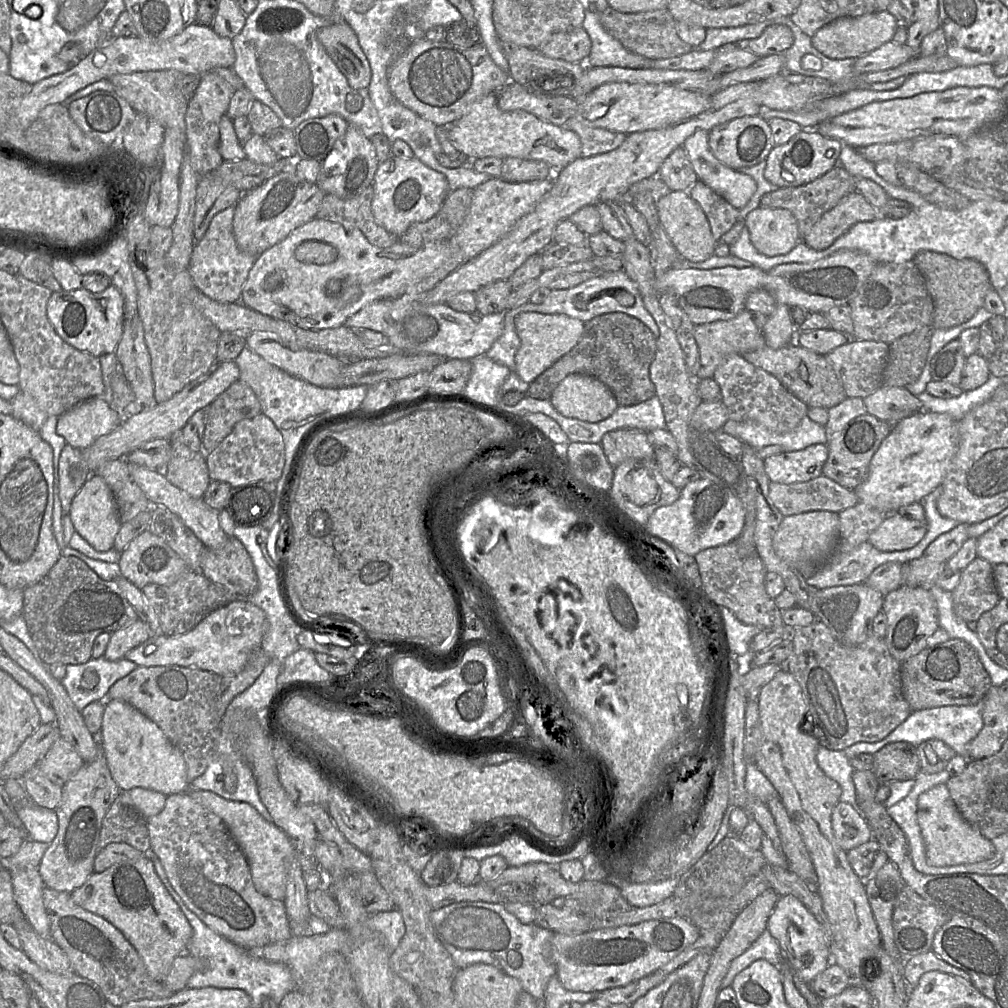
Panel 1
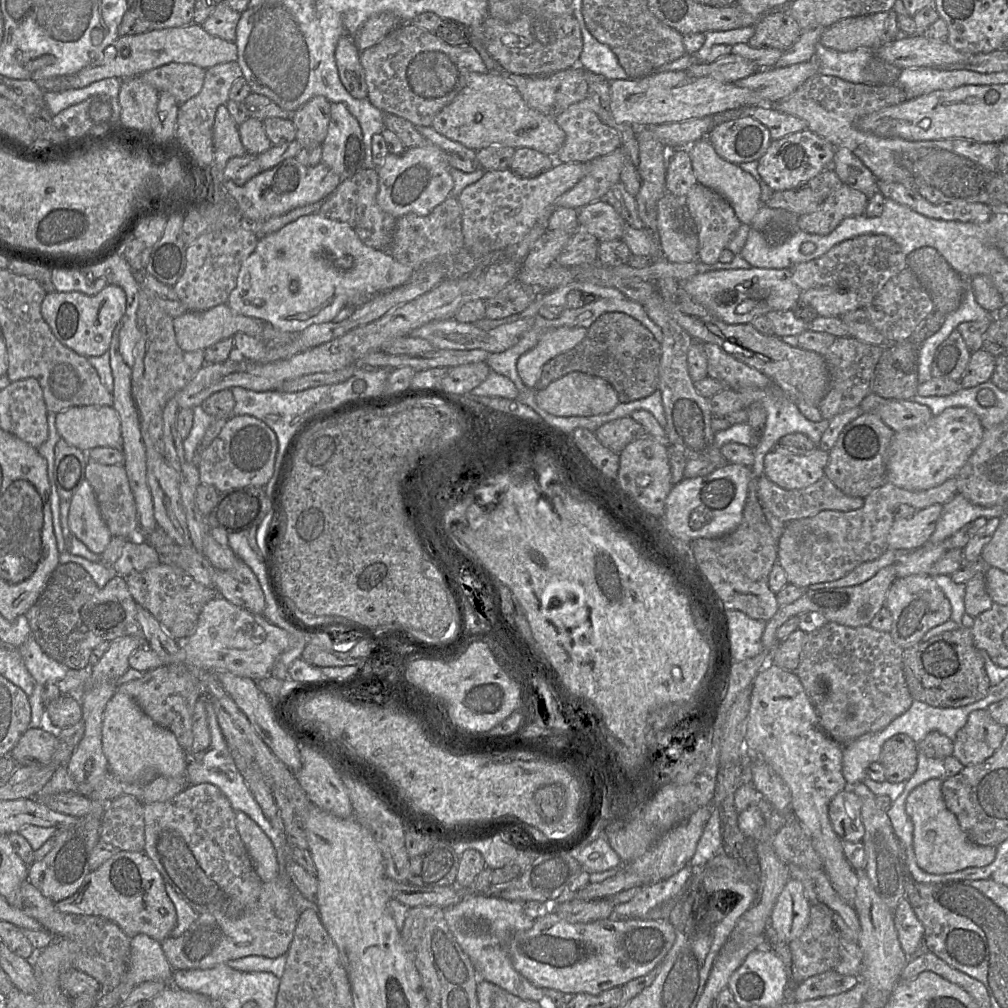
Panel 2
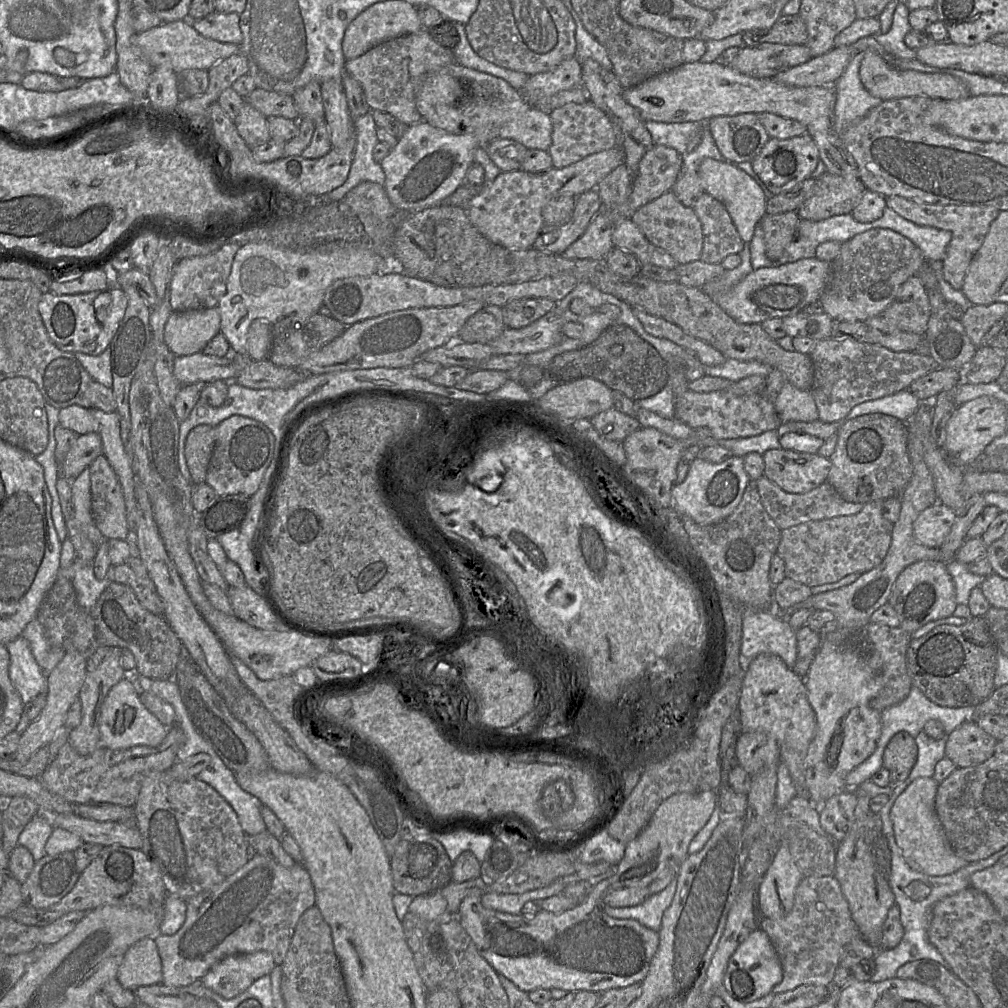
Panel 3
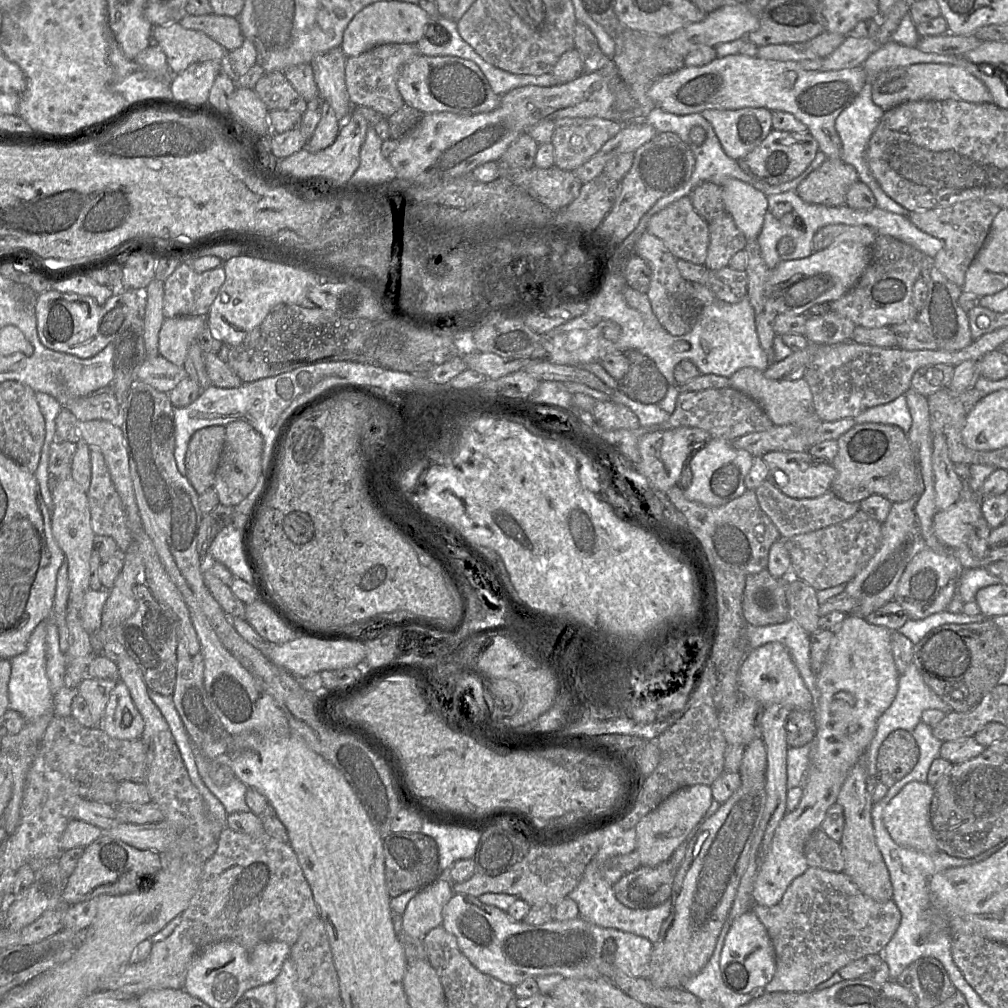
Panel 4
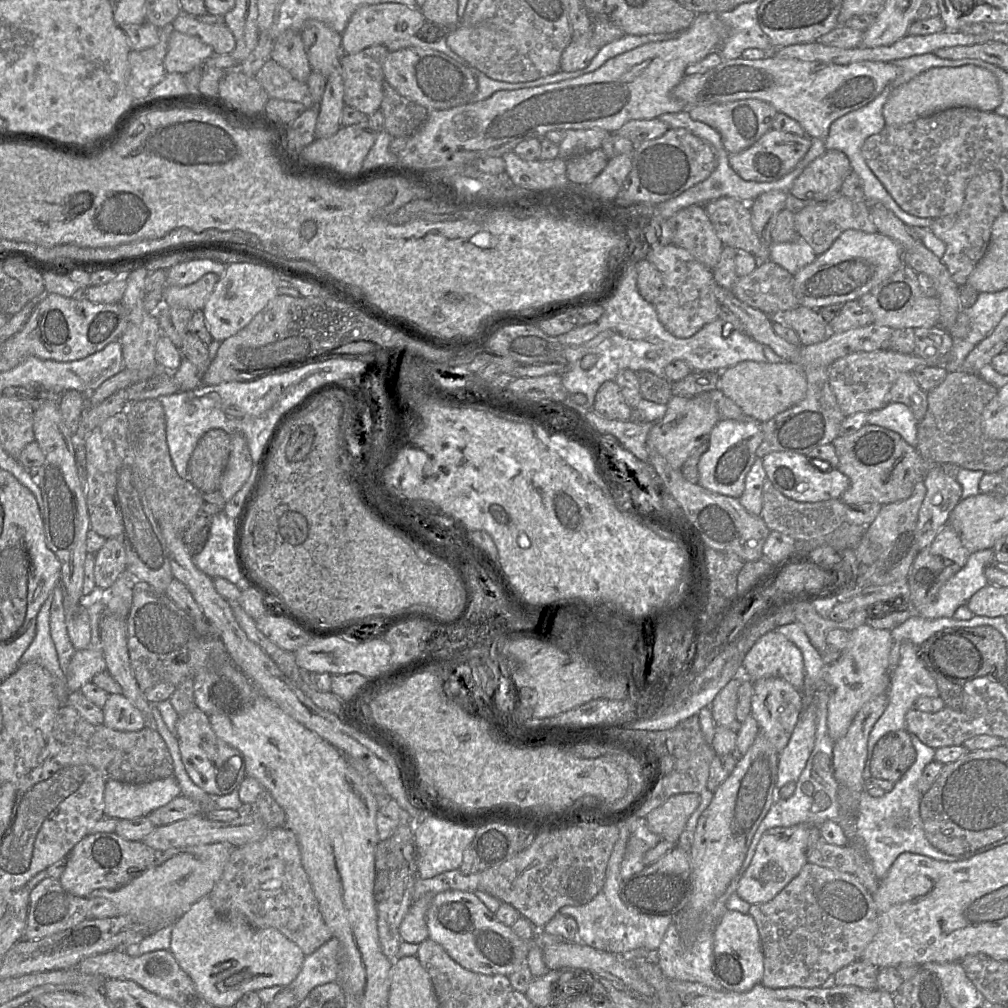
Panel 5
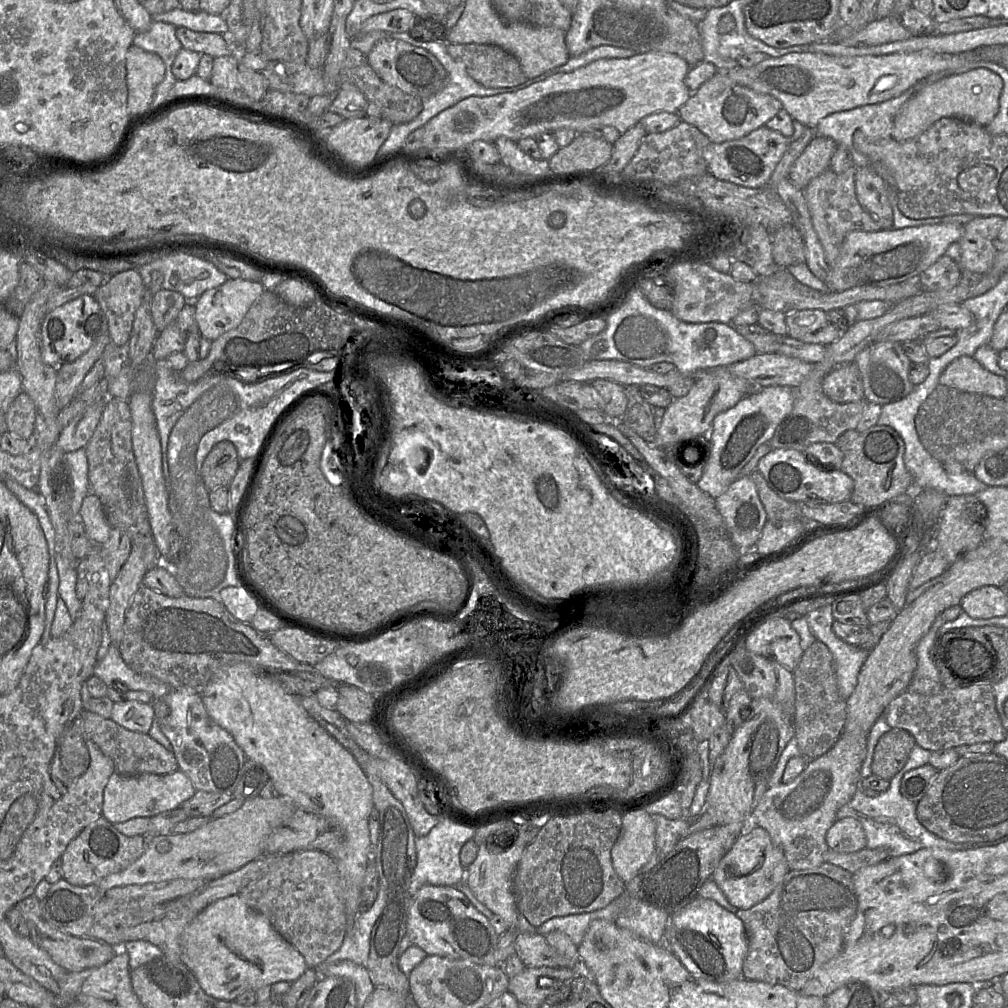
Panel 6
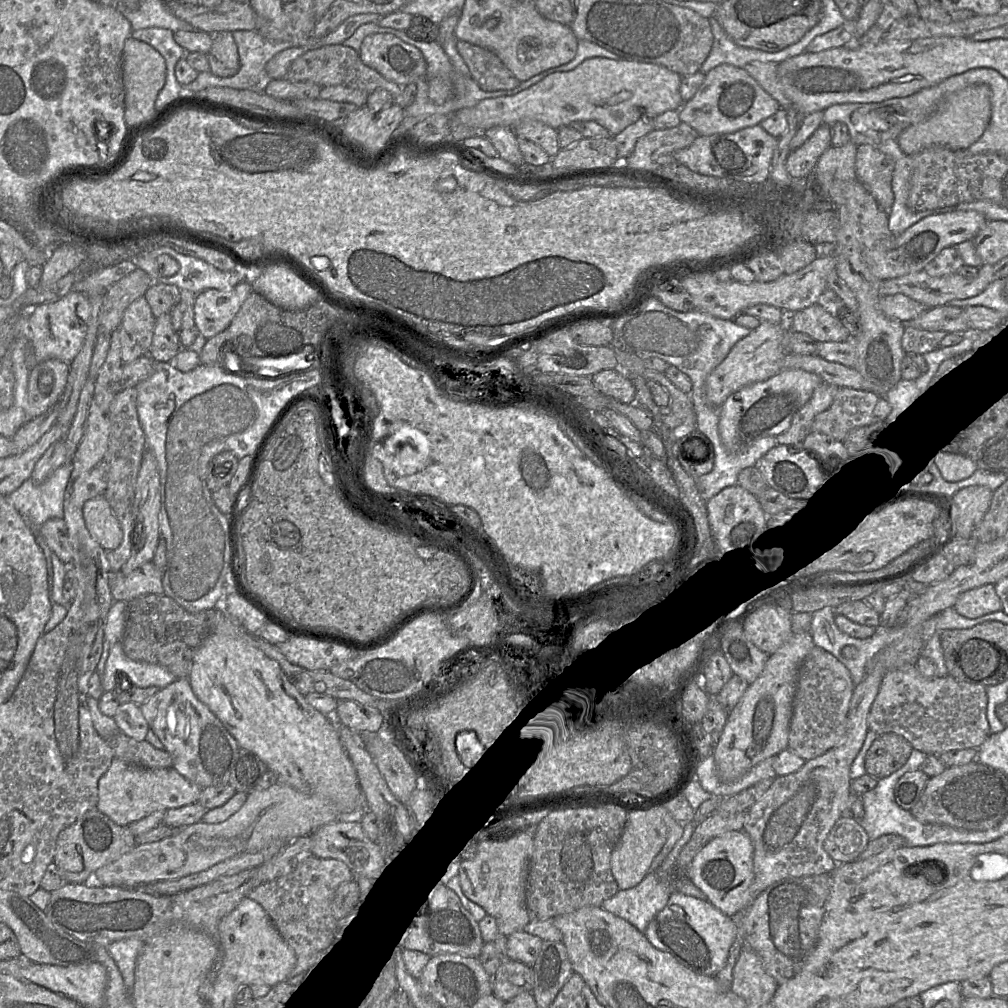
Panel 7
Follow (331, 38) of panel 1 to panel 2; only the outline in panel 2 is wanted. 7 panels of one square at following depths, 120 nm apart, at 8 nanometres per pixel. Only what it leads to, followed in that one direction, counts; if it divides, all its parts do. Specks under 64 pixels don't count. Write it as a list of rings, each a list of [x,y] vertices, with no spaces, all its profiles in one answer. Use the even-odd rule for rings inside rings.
[[[342,36],[336,45],[335,60],[340,80],[345,89],[356,99],[367,98],[365,71],[360,62],[360,51],[353,37]]]

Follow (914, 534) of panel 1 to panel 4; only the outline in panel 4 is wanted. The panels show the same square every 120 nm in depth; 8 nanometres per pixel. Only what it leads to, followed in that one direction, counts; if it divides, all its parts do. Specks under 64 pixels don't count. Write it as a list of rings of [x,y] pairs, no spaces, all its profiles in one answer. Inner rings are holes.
[[[961,501],[934,514],[933,530],[938,541],[948,548],[959,549],[968,545],[968,514]]]

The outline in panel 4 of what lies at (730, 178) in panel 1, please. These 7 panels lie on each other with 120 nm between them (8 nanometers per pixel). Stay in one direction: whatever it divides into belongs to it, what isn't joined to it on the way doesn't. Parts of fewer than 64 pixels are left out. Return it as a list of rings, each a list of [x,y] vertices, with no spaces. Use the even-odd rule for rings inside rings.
[[[728,179],[721,189],[725,211],[732,216],[747,241],[757,240],[768,211],[767,196],[738,179]]]

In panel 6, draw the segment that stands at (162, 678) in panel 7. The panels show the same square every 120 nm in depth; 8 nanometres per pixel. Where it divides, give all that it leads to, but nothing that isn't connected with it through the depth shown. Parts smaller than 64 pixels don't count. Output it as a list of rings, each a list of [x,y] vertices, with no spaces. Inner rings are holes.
[[[112,643],[104,658],[97,662],[93,675],[99,677],[107,686],[146,691],[153,696],[153,700],[164,698],[171,690],[166,683],[133,671],[122,659],[118,647]]]

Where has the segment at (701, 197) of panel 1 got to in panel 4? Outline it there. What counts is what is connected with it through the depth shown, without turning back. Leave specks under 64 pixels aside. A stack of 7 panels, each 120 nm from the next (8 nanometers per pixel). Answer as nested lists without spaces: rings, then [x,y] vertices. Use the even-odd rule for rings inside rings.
[[[726,211],[709,222],[708,227],[709,246],[705,267],[719,270],[729,266],[731,258],[745,249],[747,240]]]

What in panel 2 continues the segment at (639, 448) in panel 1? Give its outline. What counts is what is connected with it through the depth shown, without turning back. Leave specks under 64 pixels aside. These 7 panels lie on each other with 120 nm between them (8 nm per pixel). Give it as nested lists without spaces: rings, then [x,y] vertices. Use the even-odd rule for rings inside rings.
[[[630,416],[609,421],[594,433],[605,447],[618,454],[629,443],[648,435],[646,429]]]

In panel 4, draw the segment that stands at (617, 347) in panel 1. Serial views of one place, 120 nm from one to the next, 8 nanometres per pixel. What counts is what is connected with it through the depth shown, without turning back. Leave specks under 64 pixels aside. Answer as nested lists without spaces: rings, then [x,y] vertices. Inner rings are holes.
[[[637,350],[624,352],[629,368],[618,382],[619,389],[628,397],[644,404],[657,404],[667,393],[669,383],[655,363]]]

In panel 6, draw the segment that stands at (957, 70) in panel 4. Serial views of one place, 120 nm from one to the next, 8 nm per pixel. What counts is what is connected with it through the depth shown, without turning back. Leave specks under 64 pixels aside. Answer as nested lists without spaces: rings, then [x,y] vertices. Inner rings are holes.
[[[978,68],[943,78],[917,92],[898,111],[892,126],[896,141],[913,139],[942,118],[961,118],[987,127],[999,111],[1002,79],[994,72]]]

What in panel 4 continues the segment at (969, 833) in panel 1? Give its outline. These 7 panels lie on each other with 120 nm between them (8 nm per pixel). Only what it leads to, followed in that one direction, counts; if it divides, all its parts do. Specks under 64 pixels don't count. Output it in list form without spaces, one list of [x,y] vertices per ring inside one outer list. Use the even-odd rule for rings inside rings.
[[[910,782],[887,804],[883,811],[883,824],[896,844],[928,854],[939,851],[930,825],[933,793],[934,787],[927,782]]]

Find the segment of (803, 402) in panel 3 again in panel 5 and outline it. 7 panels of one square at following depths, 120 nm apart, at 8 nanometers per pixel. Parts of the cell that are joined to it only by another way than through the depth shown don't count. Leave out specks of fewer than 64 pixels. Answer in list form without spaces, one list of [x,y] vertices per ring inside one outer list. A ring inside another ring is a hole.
[[[742,361],[719,373],[718,389],[735,402],[746,417],[763,423],[802,401],[807,379],[804,369],[797,363]]]

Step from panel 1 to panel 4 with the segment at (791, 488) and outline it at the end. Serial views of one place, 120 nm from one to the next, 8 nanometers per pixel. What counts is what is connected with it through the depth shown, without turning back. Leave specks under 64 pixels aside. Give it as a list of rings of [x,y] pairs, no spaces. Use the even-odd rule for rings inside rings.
[[[768,479],[755,489],[761,509],[778,529],[781,538],[812,532],[853,517],[859,510],[859,503],[848,503],[837,497],[831,490],[816,498],[791,498],[777,489]]]

